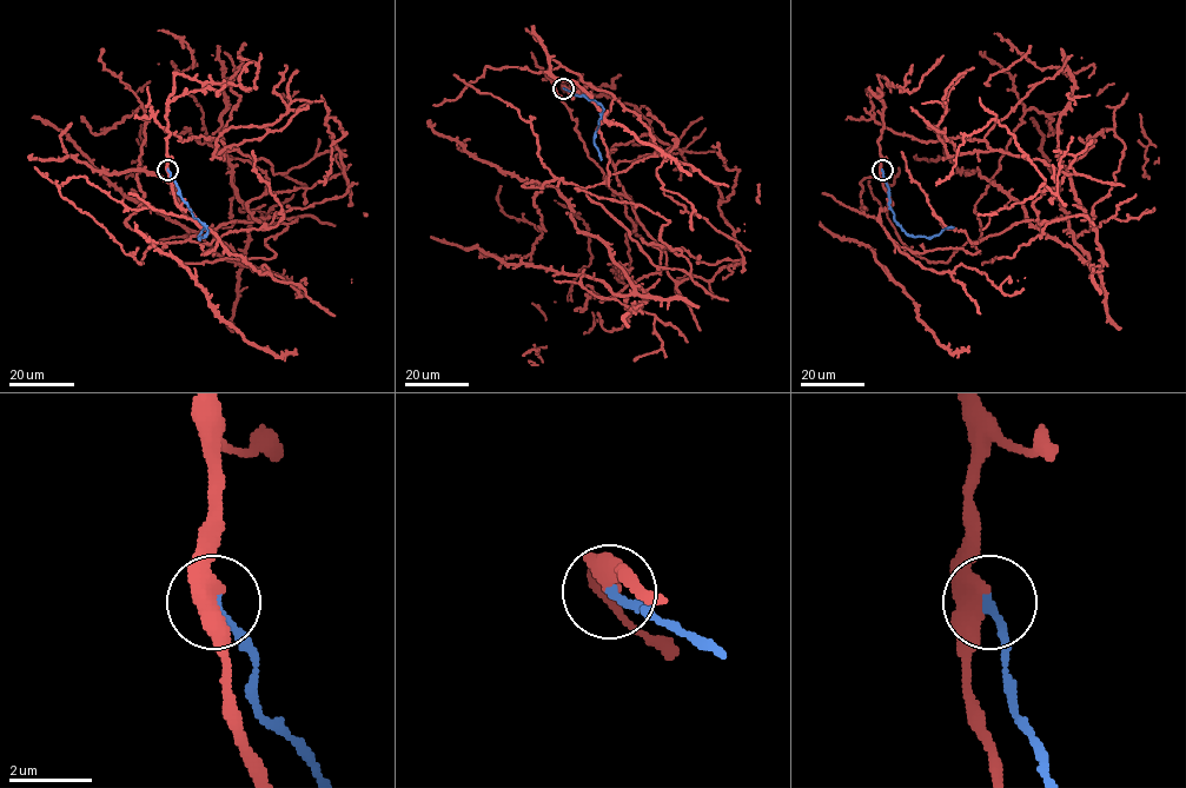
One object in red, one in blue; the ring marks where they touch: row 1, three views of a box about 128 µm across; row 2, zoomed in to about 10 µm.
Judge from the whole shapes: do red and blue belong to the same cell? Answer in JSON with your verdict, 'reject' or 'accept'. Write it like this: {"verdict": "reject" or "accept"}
{"verdict": "reject"}

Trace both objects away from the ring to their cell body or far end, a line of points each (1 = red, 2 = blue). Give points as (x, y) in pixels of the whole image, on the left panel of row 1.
1: (167, 169), (167, 126), (344, 173), (247, 204), (291, 223), (150, 243), (145, 107), (81, 116)
2: (167, 169), (178, 194), (207, 231), (199, 238), (206, 227)

